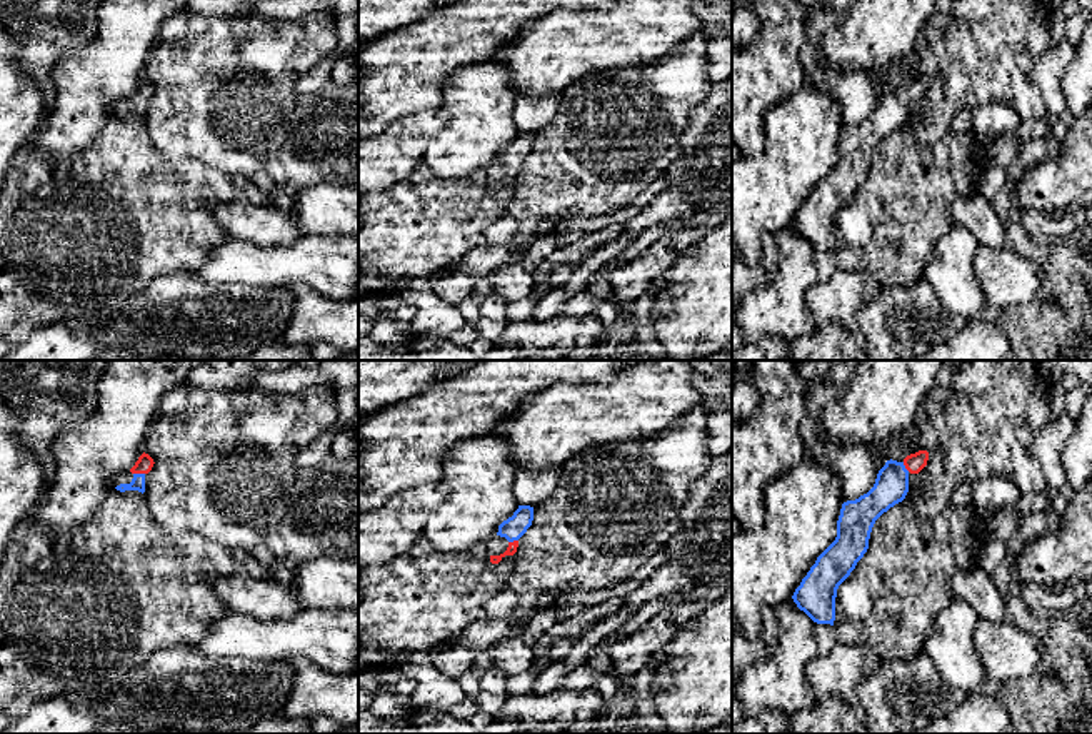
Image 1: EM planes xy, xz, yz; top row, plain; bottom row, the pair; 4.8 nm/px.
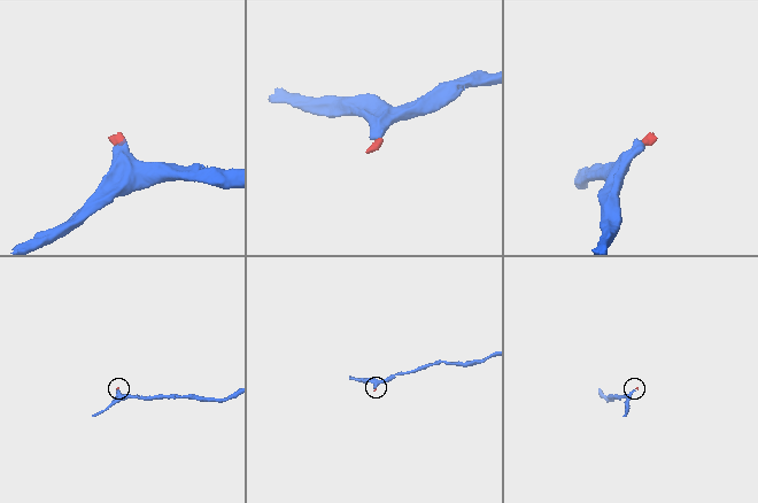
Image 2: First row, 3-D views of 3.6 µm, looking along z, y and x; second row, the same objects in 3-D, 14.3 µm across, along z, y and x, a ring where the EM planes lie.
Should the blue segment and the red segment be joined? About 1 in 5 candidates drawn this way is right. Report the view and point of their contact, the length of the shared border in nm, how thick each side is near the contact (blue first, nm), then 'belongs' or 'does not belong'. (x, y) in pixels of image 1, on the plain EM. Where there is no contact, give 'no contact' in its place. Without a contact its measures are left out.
contact xy (139, 100); length 60 nm; calibres 70 and 80 nm; belongs

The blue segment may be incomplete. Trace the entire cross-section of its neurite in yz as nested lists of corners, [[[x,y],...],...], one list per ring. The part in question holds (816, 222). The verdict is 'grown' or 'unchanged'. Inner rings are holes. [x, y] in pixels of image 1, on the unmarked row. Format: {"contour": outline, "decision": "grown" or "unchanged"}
{"contour": [[[927,77],[910,80],[902,88],[887,87],[867,120],[842,130],[835,167],[817,184],[792,222],[814,249],[834,252],[837,215],[867,178],[875,147],[905,125],[909,102],[919,100],[927,87]]], "decision": "grown"}

